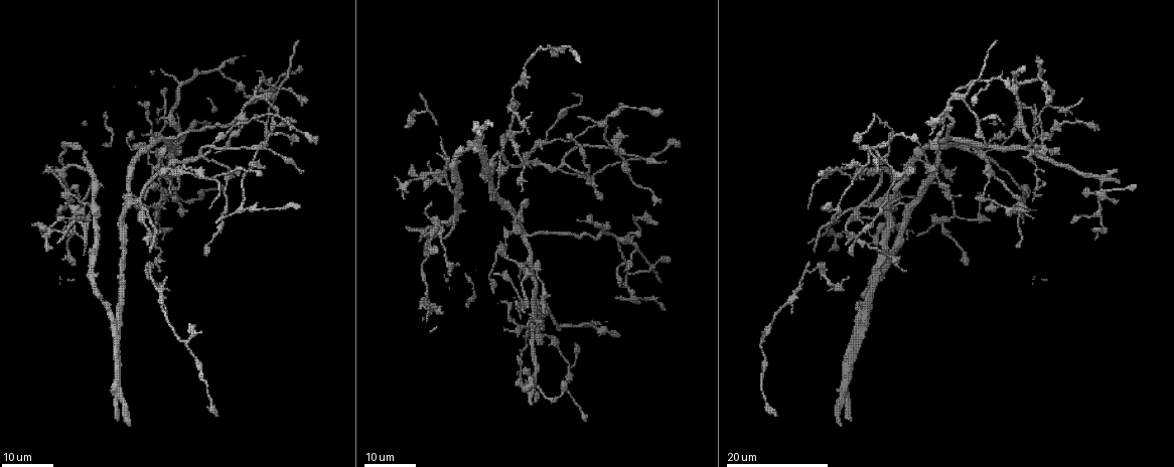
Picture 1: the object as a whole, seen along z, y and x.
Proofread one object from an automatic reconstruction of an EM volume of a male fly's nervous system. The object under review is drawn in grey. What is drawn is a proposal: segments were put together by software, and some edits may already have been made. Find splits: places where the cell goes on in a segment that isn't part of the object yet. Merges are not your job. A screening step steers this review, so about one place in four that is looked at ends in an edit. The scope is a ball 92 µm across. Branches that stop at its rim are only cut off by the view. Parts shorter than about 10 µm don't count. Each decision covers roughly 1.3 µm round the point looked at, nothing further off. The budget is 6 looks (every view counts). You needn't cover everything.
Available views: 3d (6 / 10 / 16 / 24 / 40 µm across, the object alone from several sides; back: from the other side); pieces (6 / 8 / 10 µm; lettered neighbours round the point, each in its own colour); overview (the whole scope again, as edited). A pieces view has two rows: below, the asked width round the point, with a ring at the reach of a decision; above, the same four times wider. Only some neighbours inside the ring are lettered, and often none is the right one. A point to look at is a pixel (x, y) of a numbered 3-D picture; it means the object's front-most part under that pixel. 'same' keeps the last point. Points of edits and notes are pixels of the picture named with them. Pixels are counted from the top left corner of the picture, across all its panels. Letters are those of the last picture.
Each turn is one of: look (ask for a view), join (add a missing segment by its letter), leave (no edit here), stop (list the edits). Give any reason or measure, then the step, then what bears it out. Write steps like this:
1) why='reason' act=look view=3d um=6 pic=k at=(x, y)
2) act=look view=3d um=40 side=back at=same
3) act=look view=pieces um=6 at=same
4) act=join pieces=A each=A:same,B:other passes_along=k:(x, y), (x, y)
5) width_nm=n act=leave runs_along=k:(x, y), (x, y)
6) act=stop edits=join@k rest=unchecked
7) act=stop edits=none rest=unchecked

why='tapers out' act=look view=3d um=16 pic=1 at=(176, 114)

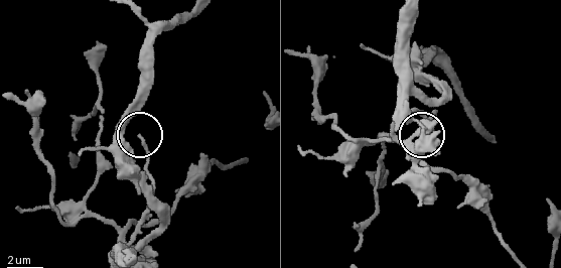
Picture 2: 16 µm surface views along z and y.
act=look view=pieces um=8 pic=2 at=(141, 137)

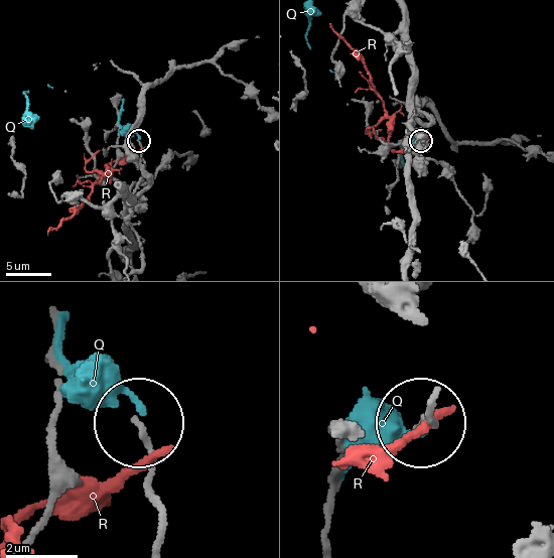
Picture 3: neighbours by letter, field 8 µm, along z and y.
act=leave each=Q:other,R:other runs_along=3:(155, 539), (161, 521), (143, 425) found='none of them fits'

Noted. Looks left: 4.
why='an open end' act=look view=3d um=24 pic=1 at=(617, 334)

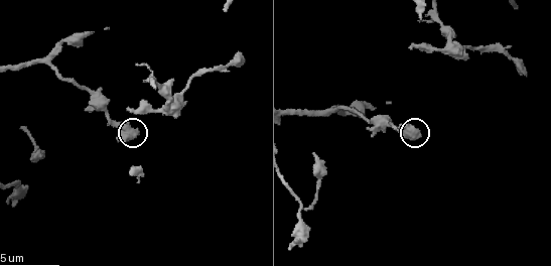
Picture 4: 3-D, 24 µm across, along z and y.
act=look view=pieces um=8 pic=4 at=(135, 134)

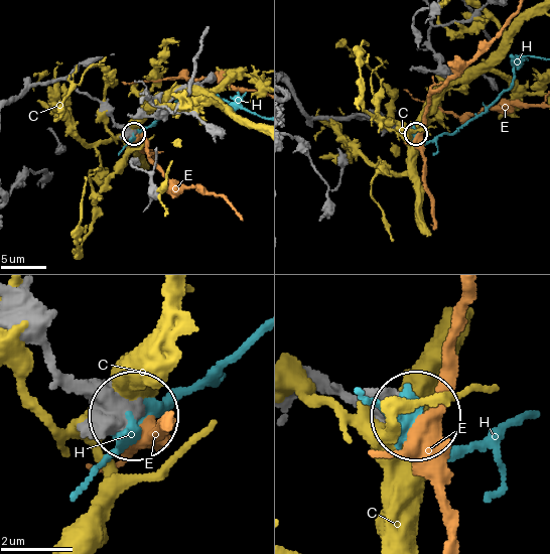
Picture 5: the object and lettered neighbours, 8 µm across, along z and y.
act=leave each=C:other,E:other,H:other found='none of them fits'

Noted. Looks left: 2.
why='thin end' act=look view=pieces um=10 pic=4 at=(420, 17)

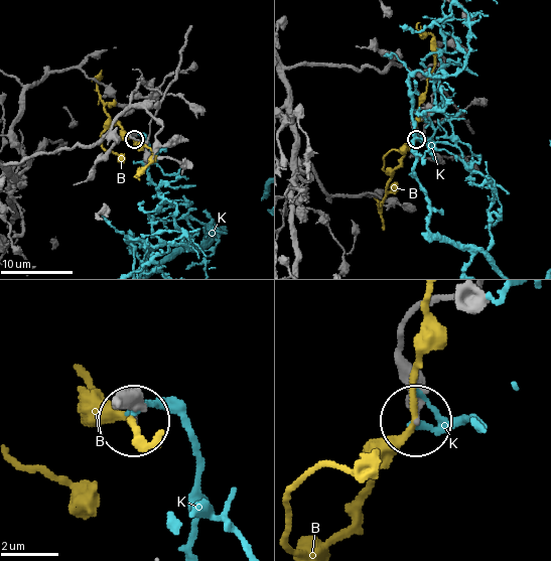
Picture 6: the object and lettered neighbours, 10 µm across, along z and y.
act=leave each=B:other,K:other found='no lettered segment goes on from it'

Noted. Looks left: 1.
act=stop edits=none rest=unchecked

